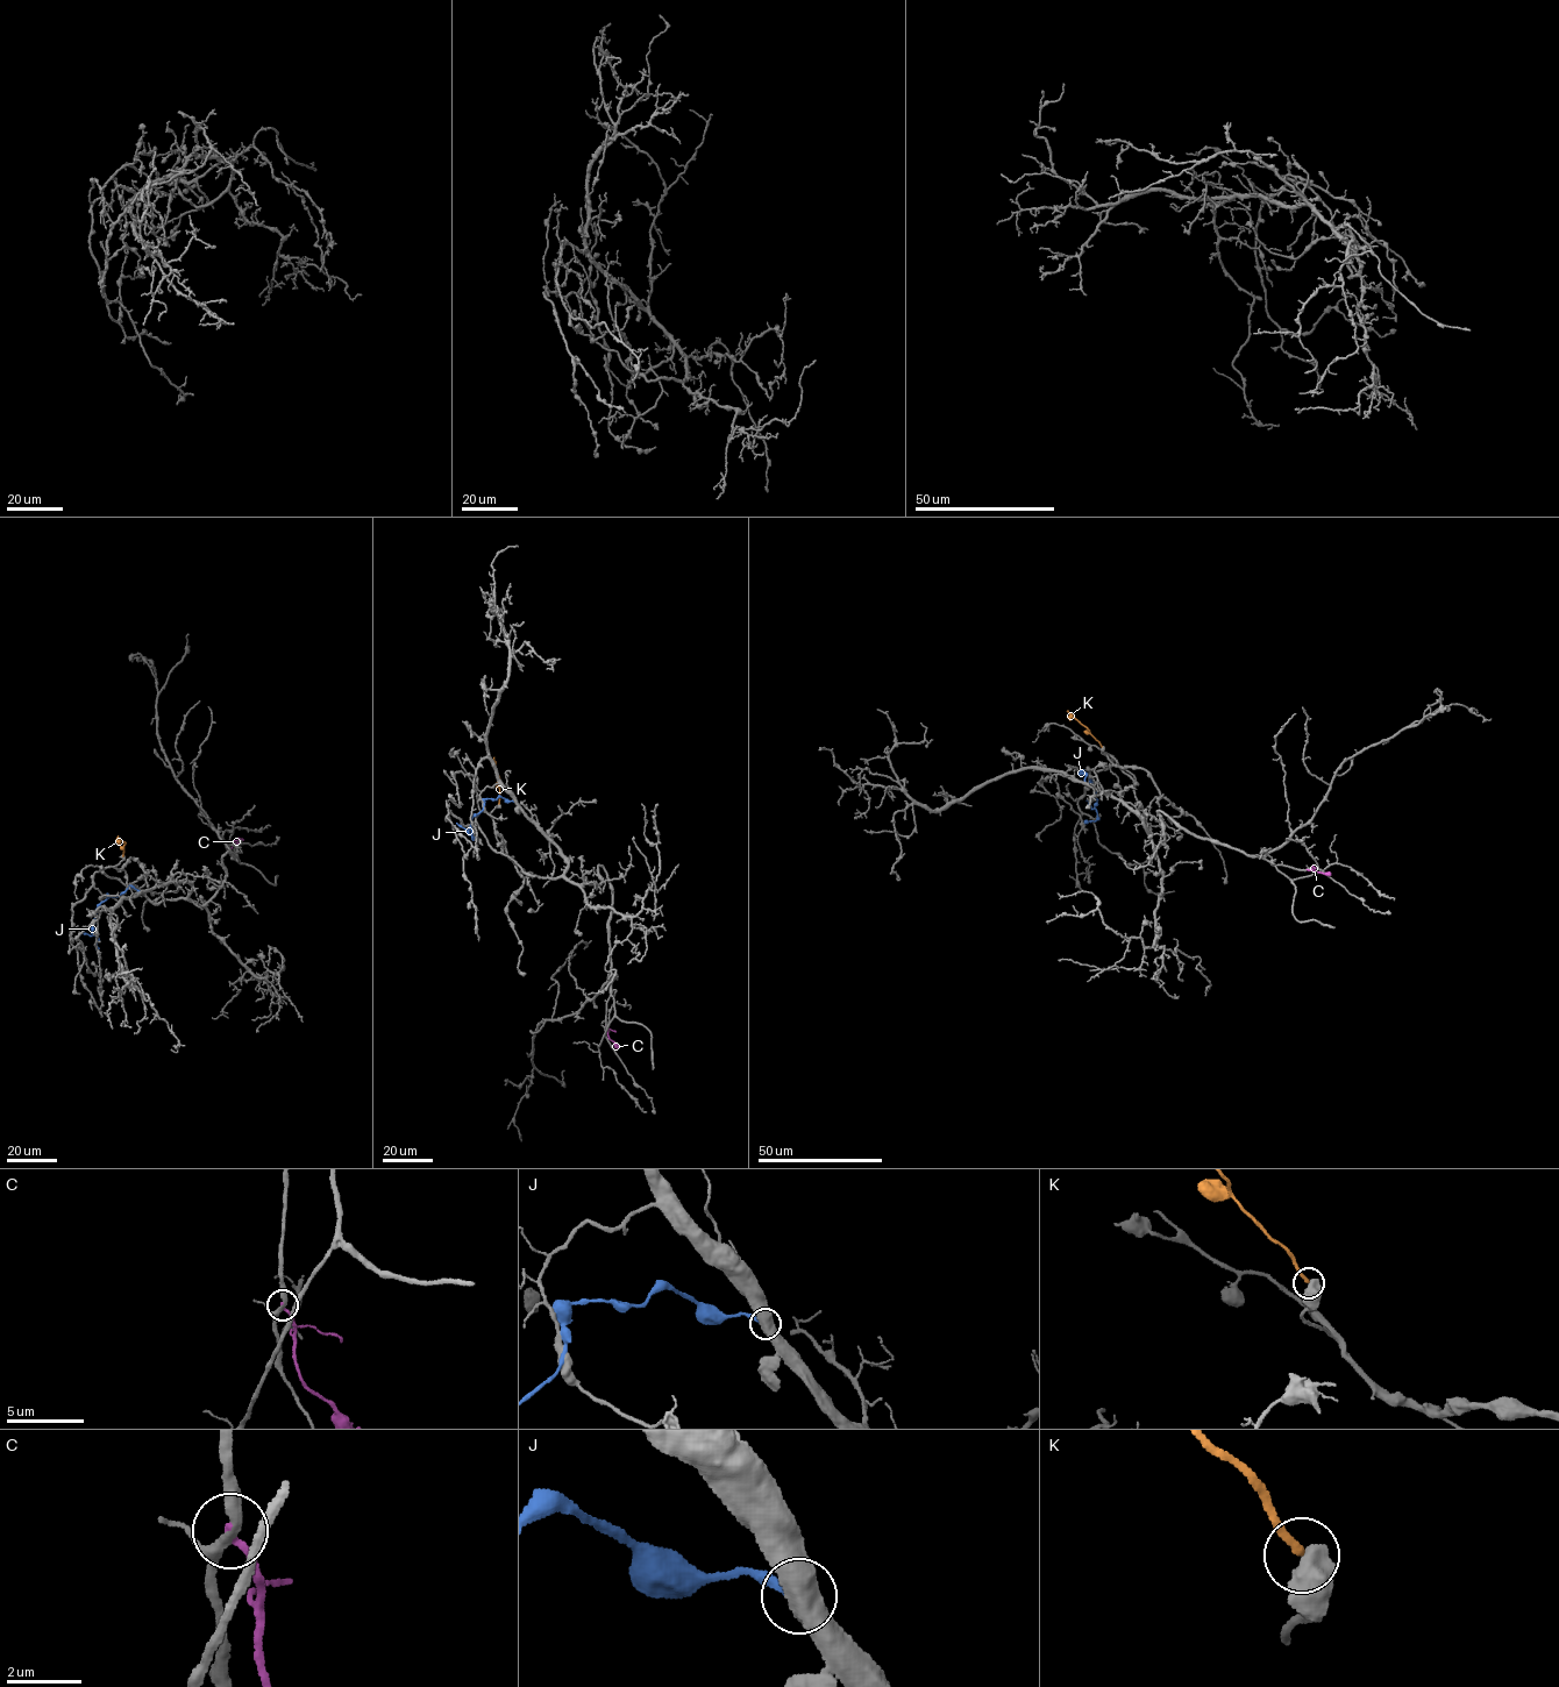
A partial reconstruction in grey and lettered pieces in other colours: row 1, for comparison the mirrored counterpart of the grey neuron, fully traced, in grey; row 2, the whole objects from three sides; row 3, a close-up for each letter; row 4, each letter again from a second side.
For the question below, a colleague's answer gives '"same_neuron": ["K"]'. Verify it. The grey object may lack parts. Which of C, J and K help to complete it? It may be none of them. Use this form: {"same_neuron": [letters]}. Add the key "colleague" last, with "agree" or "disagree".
{"same_neuron": ["K"], "colleague": "agree"}

